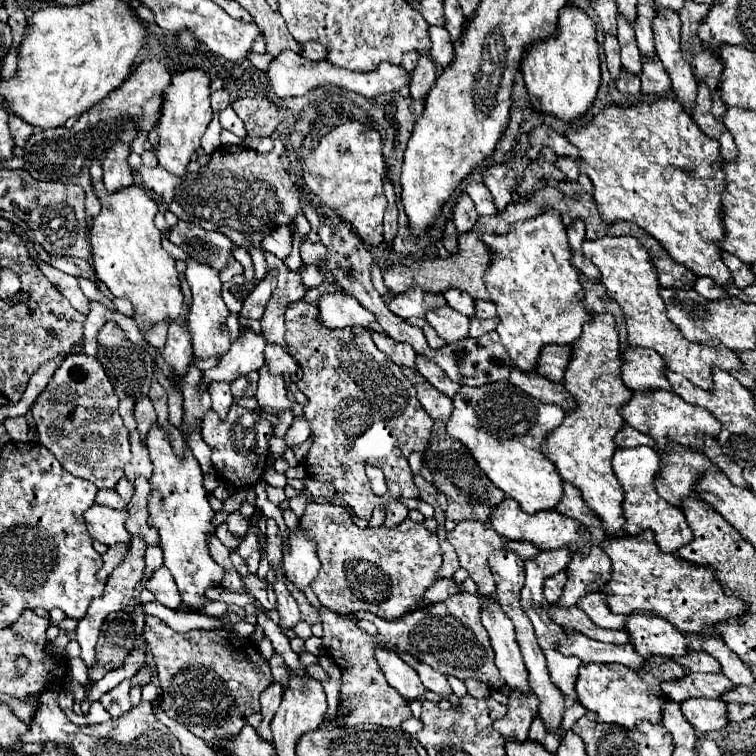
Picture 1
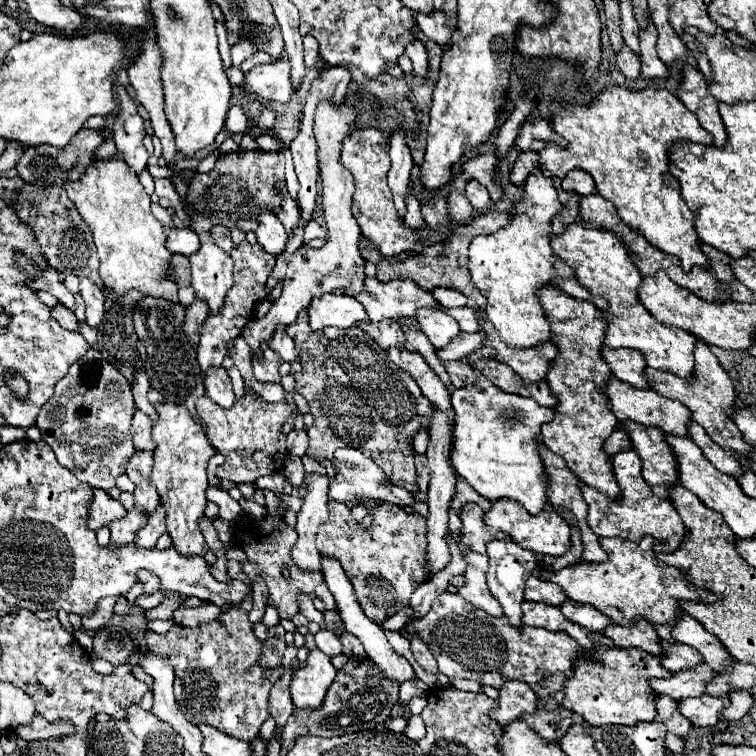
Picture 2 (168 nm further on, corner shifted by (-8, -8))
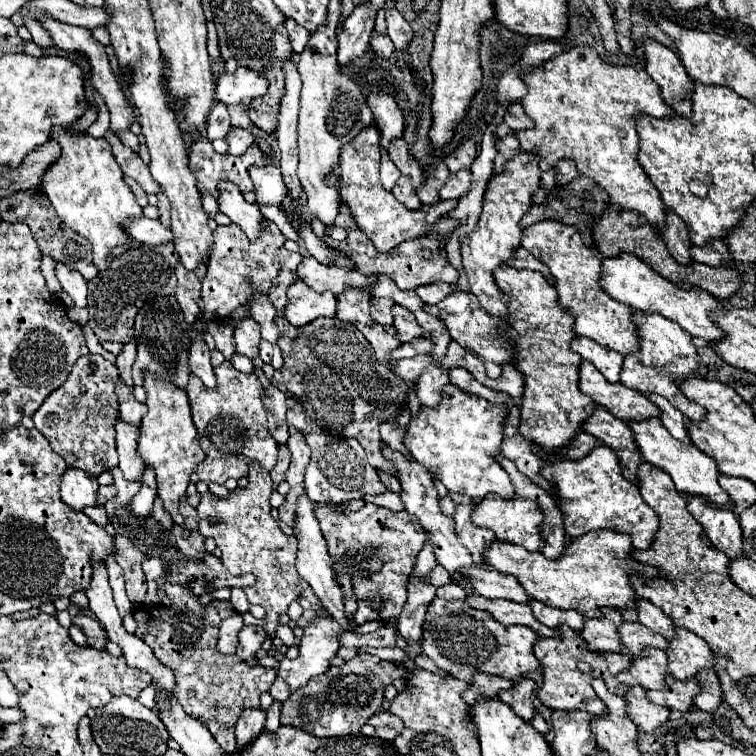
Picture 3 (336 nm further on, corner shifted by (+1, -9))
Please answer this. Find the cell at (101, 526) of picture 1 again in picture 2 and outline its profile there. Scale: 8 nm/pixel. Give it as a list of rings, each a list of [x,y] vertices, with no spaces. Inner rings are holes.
[[[92,490],[92,502],[88,510],[88,528],[98,530],[102,526],[108,526],[112,520],[126,516],[124,506],[120,506],[118,500],[110,498],[104,490]]]

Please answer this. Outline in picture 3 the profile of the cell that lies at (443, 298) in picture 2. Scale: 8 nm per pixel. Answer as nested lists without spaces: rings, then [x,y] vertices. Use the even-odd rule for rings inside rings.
[[[433,283],[433,285],[425,285],[425,287],[419,287],[417,289],[417,295],[425,303],[431,303],[431,305],[443,301],[443,297],[447,297],[451,293],[453,293],[453,287],[449,283]]]

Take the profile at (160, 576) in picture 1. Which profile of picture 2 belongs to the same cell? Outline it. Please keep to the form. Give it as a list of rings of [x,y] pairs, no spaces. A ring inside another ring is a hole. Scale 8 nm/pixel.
[[[138,570],[136,580],[142,582],[146,594],[154,594],[154,592],[160,590],[160,578],[156,578],[156,574],[152,574],[148,570]]]

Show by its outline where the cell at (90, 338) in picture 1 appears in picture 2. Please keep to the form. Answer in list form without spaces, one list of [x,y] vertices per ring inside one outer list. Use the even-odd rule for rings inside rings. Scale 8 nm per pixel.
[[[80,278],[80,296],[84,298],[86,304],[86,322],[90,326],[98,326],[104,316],[102,290],[90,278]]]

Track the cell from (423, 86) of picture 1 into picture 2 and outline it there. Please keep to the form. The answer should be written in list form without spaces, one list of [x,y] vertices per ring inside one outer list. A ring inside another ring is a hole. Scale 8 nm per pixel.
[[[416,40],[408,46],[406,50],[406,56],[412,60],[414,64],[414,72],[418,76],[424,76],[426,74],[426,68],[428,68],[428,56],[426,56],[426,48],[424,48],[424,42],[422,40]]]

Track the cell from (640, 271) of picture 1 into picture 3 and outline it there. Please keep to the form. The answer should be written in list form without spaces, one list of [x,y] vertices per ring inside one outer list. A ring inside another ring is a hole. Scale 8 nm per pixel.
[[[551,219],[539,221],[523,231],[523,247],[549,267],[551,275],[555,277],[559,301],[563,303],[563,307],[567,307],[571,313],[575,313],[573,329],[579,335],[585,335],[621,355],[631,355],[641,349],[639,327],[633,321],[635,309],[611,299],[601,289],[601,285],[599,285],[599,281],[603,277],[601,257],[597,255],[595,249],[587,247],[581,241],[581,235],[575,231],[575,227],[563,225],[563,223],[551,221]]]

